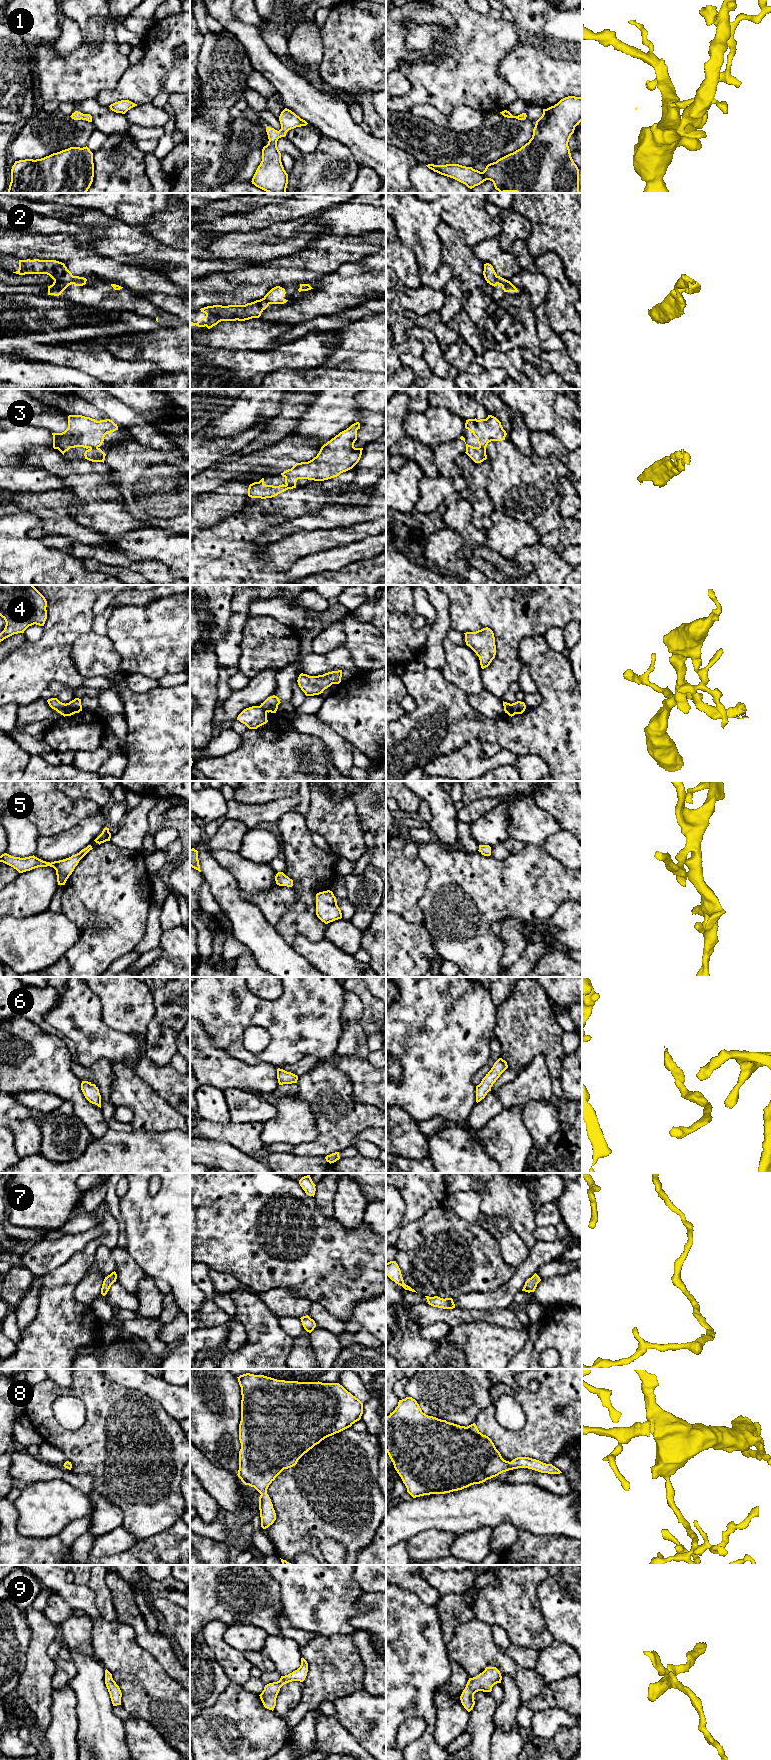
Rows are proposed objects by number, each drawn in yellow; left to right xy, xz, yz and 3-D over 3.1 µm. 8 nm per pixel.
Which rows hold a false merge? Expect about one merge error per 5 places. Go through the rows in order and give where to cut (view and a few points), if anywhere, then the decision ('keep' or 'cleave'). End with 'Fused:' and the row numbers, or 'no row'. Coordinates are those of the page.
1: no cut; keep
2: no cut; keep
3: no cut; keep
4: cut in xy along (65, 704), (67, 715); cleave
5: no cut; keep
6: no cut; keep
7: no cut; keep
8: no cut; keep
9: no cut; keep
Fused: 4

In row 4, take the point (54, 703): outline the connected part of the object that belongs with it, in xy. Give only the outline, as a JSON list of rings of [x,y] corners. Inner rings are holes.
[[[57,698],[48,699],[47,702],[52,709],[56,710],[64,717],[67,716],[65,703],[60,702]]]

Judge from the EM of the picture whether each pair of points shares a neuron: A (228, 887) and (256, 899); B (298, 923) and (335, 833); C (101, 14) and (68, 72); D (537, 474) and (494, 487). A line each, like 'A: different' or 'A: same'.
A: different
B: different
C: same
D: same

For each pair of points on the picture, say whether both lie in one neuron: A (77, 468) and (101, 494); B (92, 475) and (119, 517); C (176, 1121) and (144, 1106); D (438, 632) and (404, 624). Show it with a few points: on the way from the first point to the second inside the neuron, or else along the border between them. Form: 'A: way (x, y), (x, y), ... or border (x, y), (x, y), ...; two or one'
A: way (82, 474), (96, 488); one
B: way (93, 486), (95, 495), (108, 508); one
C: way (168, 1120), (158, 1120), (152, 1114); one
D: border (431, 627), (421, 652); two

